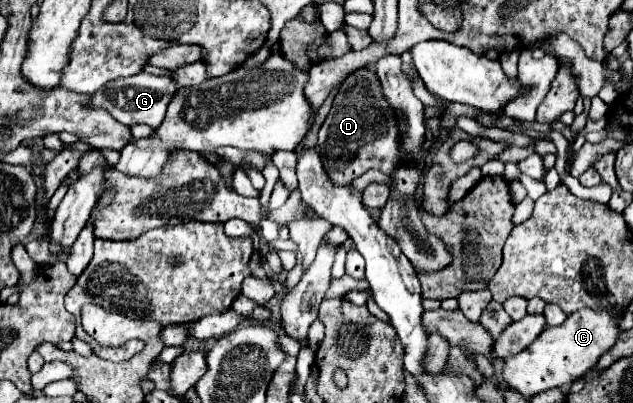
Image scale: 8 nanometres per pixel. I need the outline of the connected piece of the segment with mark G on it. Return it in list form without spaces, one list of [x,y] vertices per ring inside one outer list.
[[[138,73],[132,77],[120,77],[114,81],[108,81],[102,85],[94,95],[90,95],[90,107],[92,109],[106,109],[116,121],[124,121],[126,125],[136,125],[136,123],[146,123],[152,129],[158,127],[164,119],[166,105],[170,103],[174,91],[178,89],[176,81],[168,77],[158,77],[152,73]]]

